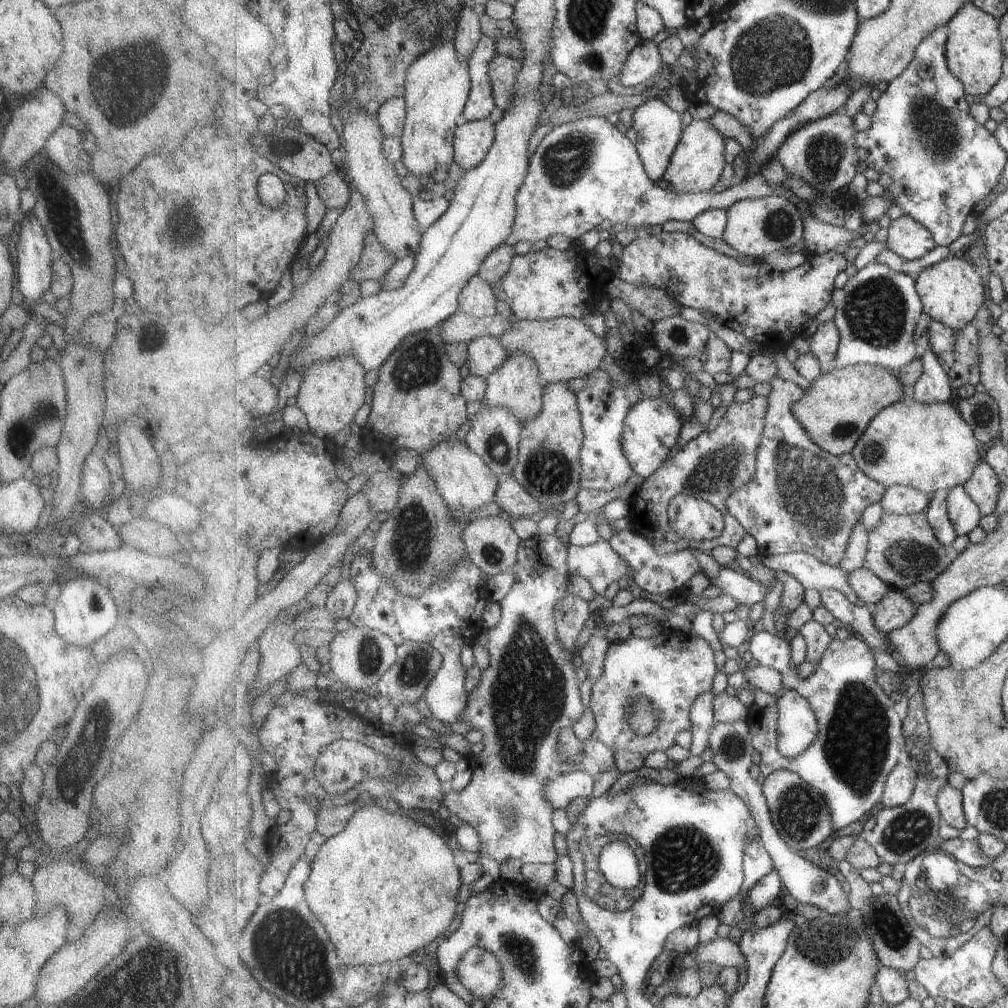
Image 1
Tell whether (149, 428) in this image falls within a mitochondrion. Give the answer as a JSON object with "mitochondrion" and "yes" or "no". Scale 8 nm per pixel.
{"mitochondrion":"no"}

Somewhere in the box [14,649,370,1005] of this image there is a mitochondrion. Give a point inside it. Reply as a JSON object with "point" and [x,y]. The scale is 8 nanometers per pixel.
{"point":[152,971]}

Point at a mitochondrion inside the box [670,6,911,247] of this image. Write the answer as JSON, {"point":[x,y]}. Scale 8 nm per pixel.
{"point":[775,52]}

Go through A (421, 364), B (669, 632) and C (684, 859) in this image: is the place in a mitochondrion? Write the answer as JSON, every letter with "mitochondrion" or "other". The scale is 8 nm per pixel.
{"A":"mitochondrion","B":"other","C":"mitochondrion"}

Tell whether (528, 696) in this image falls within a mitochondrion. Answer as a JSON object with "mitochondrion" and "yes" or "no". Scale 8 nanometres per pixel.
{"mitochondrion":"yes"}

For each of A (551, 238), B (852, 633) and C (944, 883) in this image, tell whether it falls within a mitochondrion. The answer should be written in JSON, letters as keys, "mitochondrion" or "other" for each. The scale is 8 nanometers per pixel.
{"A":"other","B":"other","C":"mitochondrion"}

